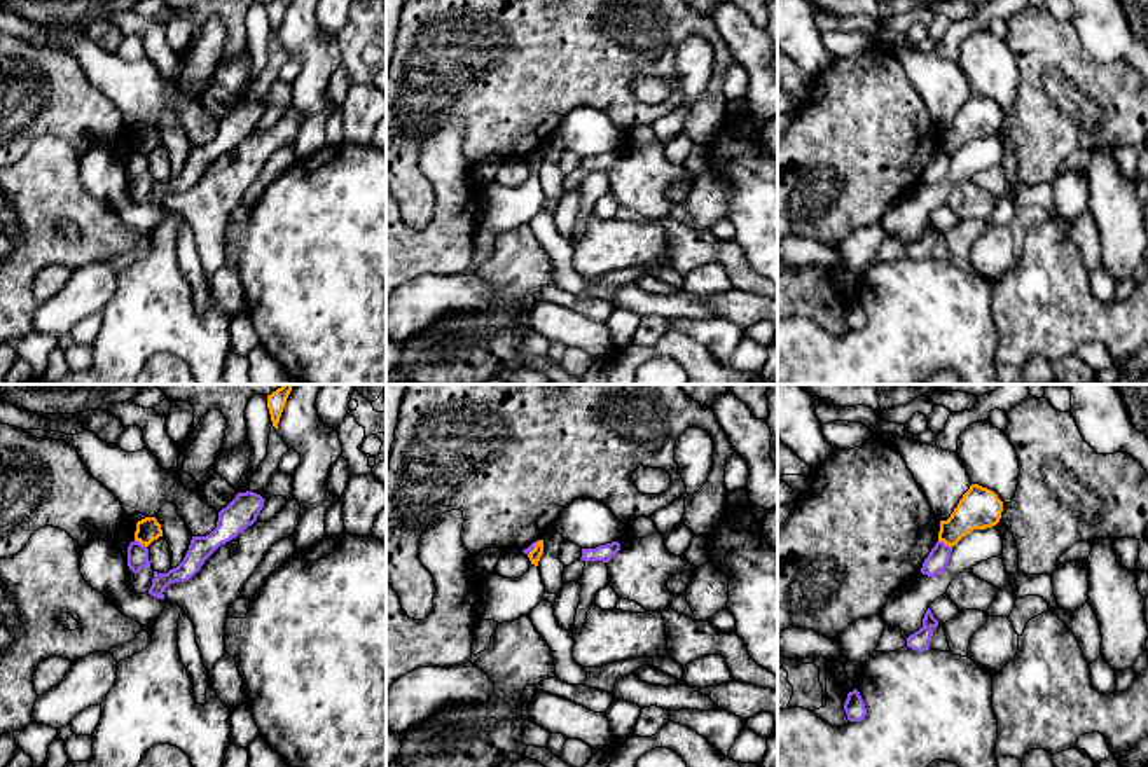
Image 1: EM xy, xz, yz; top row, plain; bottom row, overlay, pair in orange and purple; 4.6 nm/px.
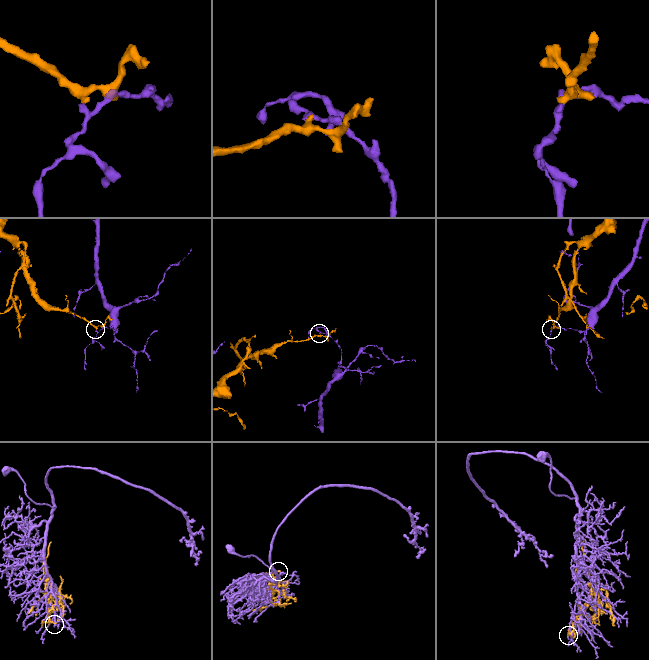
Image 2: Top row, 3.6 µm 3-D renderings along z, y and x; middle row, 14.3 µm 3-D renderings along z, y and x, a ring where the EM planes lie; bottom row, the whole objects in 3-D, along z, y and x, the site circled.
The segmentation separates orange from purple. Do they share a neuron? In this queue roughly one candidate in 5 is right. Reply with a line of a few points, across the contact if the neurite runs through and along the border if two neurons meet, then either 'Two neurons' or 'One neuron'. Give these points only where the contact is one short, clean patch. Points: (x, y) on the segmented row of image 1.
Line: yz (939, 540), (951, 547). Two neurons

